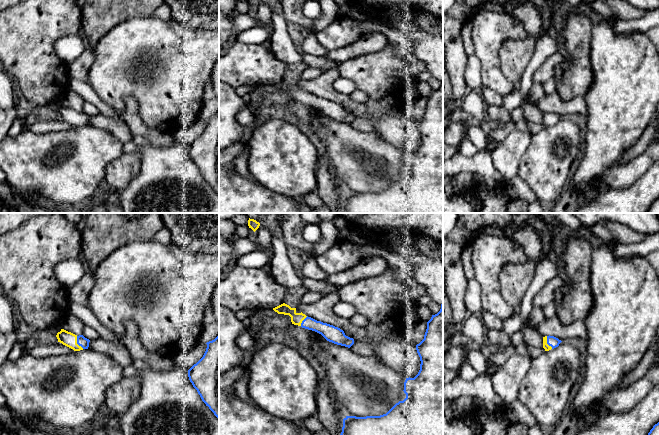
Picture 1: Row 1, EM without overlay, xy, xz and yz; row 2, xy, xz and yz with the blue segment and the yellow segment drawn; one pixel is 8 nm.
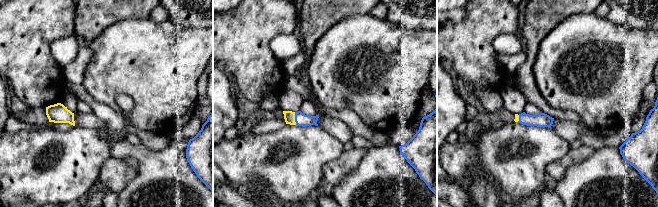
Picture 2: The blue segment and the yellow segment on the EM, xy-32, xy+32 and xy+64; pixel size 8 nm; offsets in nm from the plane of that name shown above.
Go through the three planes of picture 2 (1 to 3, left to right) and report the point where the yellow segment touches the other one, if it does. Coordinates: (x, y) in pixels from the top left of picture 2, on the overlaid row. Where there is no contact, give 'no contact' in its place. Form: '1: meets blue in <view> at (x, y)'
1: no contact
2: meets blue in xy+32 at (295, 118)
3: meets blue in xy+64 at (519, 118)

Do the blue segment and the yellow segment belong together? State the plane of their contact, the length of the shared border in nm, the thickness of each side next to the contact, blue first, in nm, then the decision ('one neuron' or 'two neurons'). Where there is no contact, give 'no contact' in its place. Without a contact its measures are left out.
xy | 120 nm | 80/120 nm | one neuron

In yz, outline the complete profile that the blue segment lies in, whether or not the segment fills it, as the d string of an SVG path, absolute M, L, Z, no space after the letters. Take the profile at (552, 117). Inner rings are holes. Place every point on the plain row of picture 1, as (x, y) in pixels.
M545 112L543 113L543 124L545 127L549 127L559 122L562 117L554 112Z

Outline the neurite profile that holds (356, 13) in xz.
M351 6L350 10L347 13L347 17L350 17L360 22L364 22L370 20L371 11L365 11L358 7Z

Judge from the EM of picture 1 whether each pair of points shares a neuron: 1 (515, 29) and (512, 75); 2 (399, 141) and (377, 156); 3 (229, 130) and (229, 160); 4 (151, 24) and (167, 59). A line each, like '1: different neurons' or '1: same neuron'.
1: different neurons
2: different neurons
3: different neurons
4: same neuron

